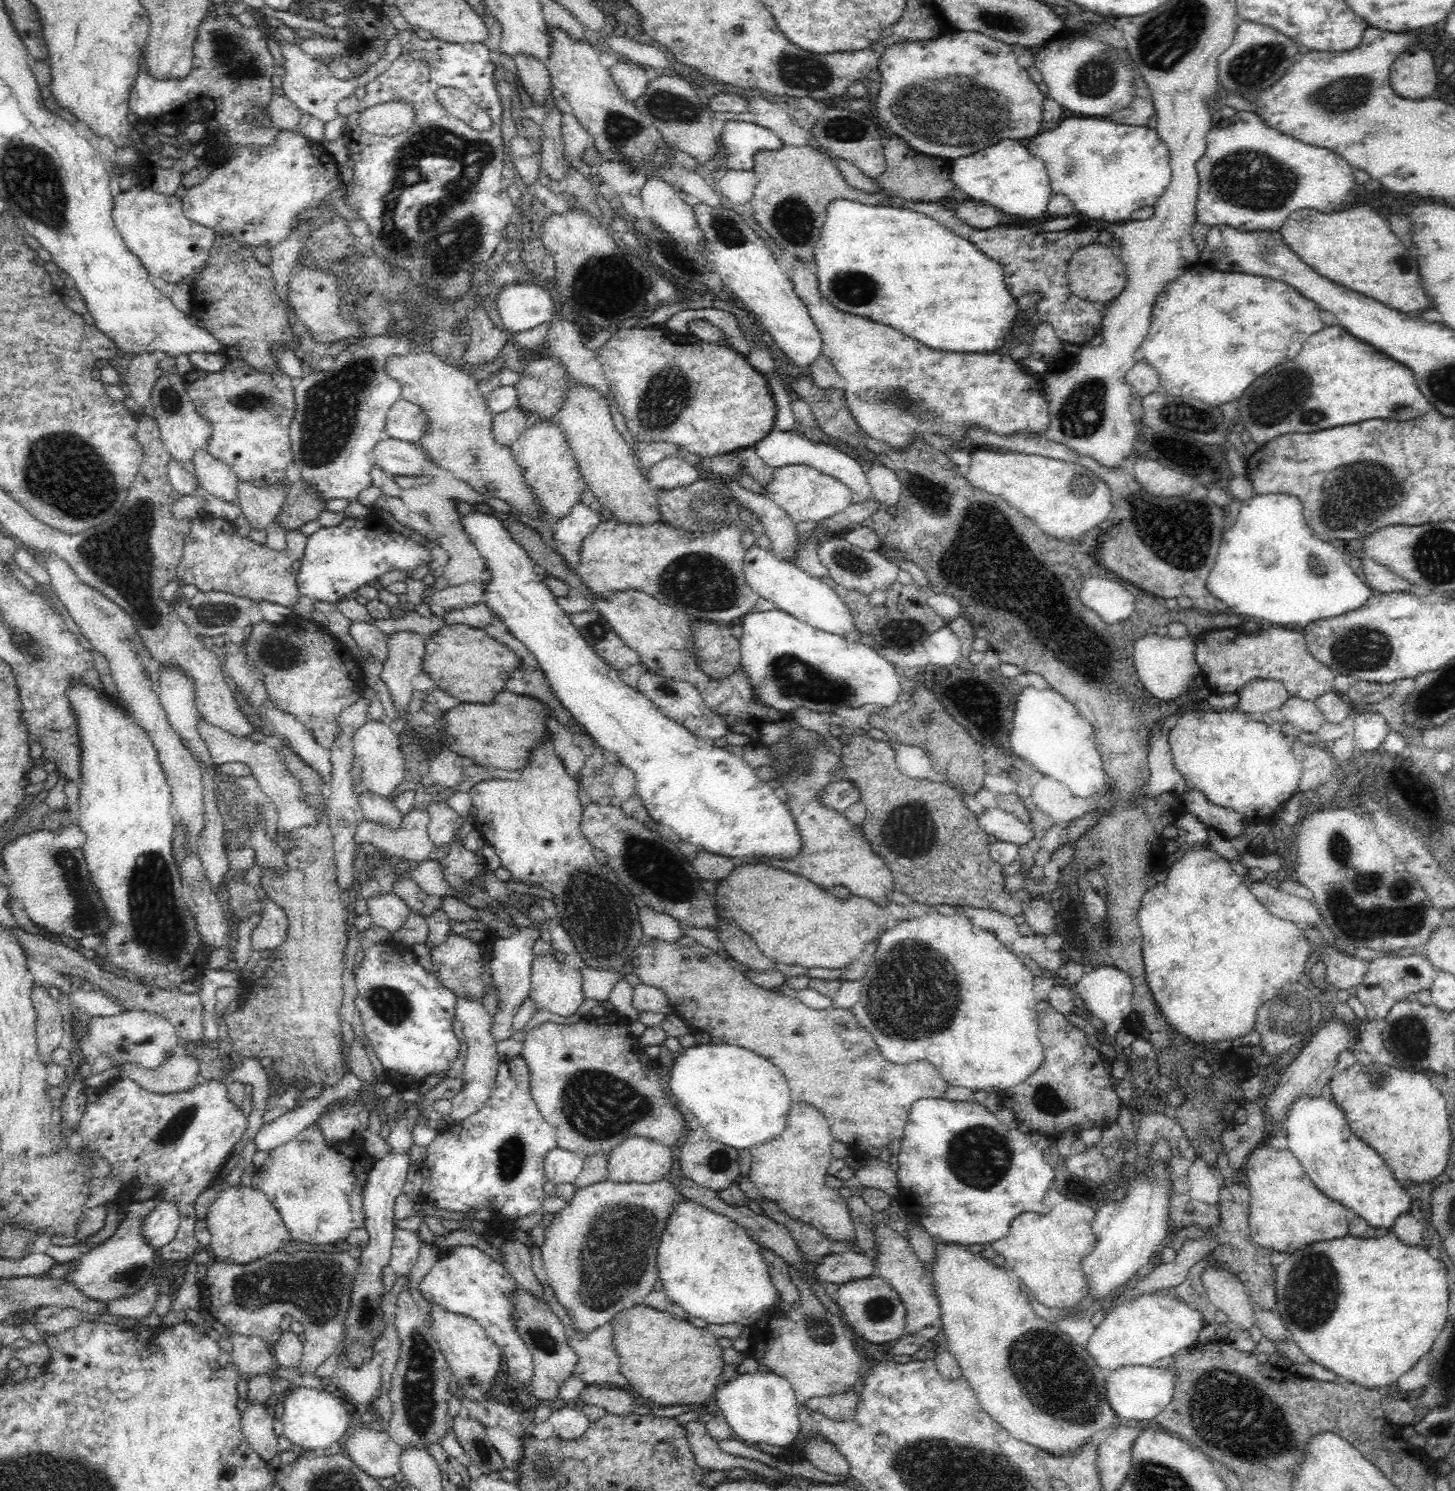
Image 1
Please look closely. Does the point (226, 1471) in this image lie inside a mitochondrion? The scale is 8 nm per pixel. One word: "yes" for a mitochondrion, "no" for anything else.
yes

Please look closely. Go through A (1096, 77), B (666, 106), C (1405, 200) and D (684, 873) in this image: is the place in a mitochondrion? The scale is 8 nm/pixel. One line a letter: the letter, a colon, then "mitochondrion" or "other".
A: mitochondrion
B: mitochondrion
C: other
D: other

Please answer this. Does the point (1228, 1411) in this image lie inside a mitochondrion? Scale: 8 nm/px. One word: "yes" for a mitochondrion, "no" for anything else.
yes

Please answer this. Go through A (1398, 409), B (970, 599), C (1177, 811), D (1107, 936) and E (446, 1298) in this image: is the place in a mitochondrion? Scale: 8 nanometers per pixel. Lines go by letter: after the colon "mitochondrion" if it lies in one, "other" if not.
A: other
B: other
C: other
D: other
E: other

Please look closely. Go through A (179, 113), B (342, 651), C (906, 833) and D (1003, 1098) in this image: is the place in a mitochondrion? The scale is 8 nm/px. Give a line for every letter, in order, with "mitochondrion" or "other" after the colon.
A: other
B: other
C: mitochondrion
D: other

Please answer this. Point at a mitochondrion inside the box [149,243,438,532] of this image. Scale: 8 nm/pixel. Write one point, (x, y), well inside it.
(329, 418)

